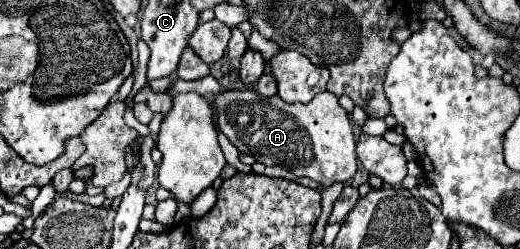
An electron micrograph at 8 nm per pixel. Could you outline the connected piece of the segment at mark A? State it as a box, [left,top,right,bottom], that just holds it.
[213,90,357,188]

